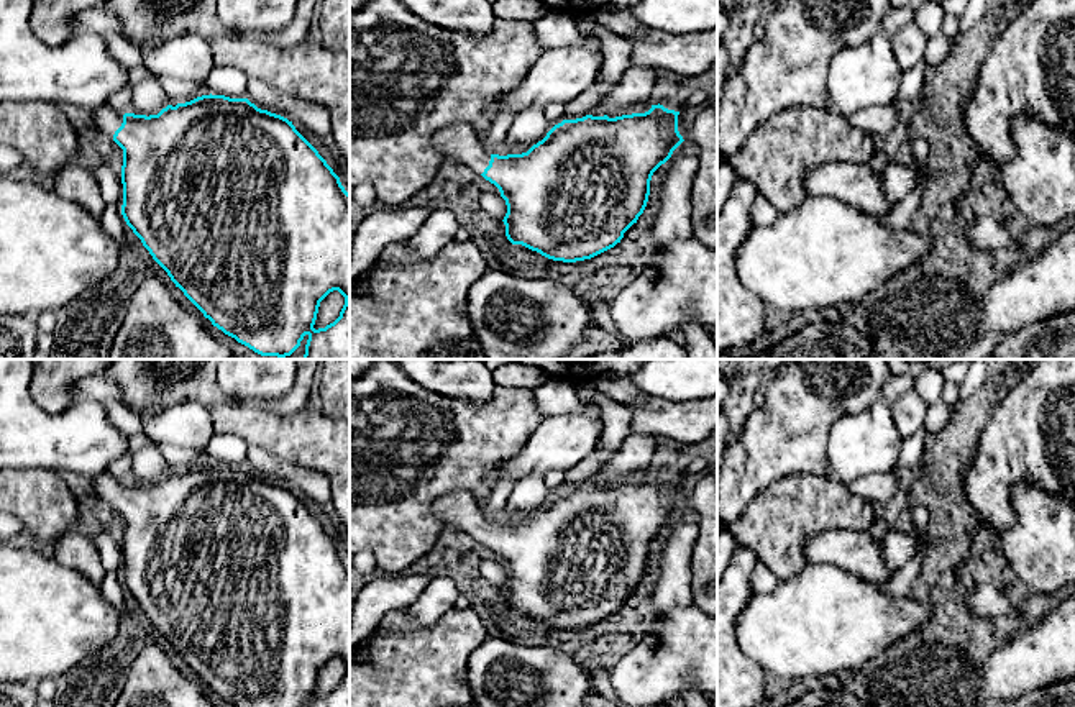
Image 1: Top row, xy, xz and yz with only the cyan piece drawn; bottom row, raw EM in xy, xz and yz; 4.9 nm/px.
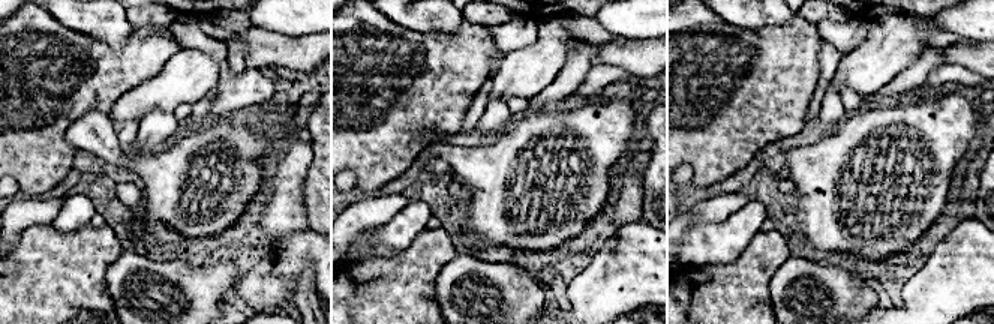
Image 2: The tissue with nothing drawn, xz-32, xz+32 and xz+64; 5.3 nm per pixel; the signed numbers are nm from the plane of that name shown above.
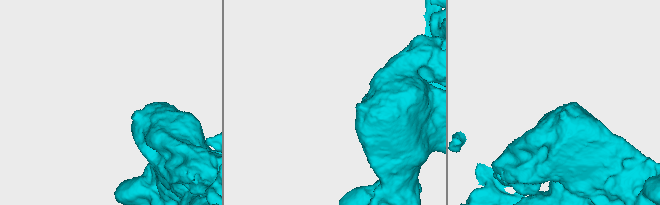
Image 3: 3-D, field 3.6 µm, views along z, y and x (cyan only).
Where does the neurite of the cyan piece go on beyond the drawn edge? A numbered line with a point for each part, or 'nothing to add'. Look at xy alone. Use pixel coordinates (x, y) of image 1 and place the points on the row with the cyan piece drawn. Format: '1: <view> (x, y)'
1: xy (107, 120)

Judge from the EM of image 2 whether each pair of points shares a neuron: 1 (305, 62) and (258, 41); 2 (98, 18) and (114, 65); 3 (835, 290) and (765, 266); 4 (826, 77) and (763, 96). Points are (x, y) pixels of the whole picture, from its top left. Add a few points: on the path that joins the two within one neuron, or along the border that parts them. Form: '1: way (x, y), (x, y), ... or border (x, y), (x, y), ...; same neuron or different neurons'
1: way (293, 54), (270, 50); same neuron
2: border (132, 27), (128, 39), (117, 50), (74, 30); different neurons
3: border (789, 255), (771, 279), (771, 305); different neurons
4: border (823, 45), (820, 51), (817, 95), (805, 113); different neurons

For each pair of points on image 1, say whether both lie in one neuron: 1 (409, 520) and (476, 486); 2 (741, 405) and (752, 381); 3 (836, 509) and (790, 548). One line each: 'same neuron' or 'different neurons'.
1: same neuron
2: same neuron
3: same neuron

